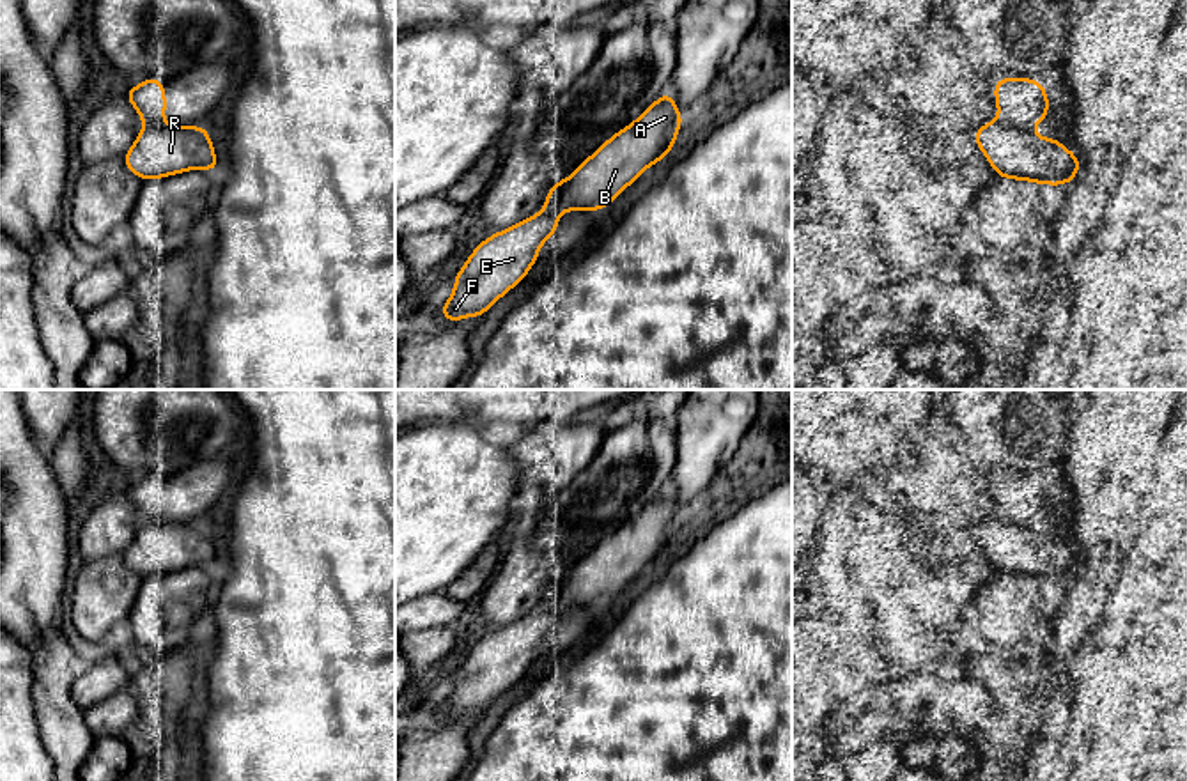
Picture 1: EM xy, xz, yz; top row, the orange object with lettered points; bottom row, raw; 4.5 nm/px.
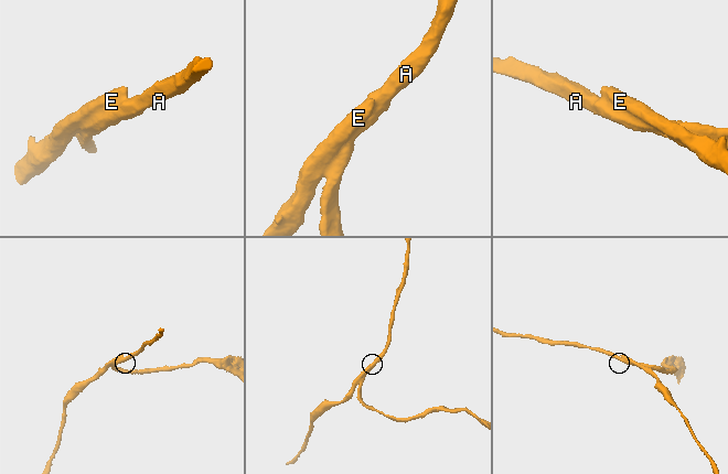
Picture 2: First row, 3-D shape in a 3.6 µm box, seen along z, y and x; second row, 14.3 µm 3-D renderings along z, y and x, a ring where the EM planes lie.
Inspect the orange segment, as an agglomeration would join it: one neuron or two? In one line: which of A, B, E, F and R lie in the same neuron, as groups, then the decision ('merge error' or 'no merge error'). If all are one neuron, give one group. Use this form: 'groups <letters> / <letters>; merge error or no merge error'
groups A B R / E F; merge error

